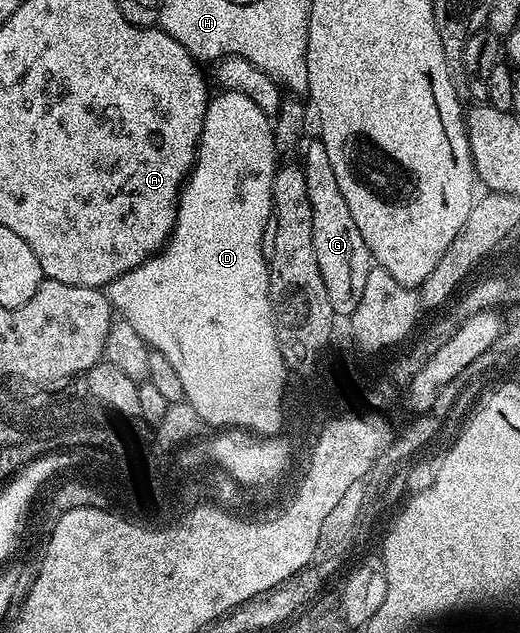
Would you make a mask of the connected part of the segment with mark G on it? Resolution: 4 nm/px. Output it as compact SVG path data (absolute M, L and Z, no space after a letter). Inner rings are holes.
M319 141L307 143L304 144L306 147L303 166L307 197L311 201L315 261L319 261L319 273L323 273L323 285L327 285L327 297L331 297L334 316L349 317L359 305L359 297L363 297L371 256L362 235L359 234L359 228L351 218L351 209L347 209L347 201L343 201L343 193L339 193L339 181L335 181L335 169L331 169L327 149Z

